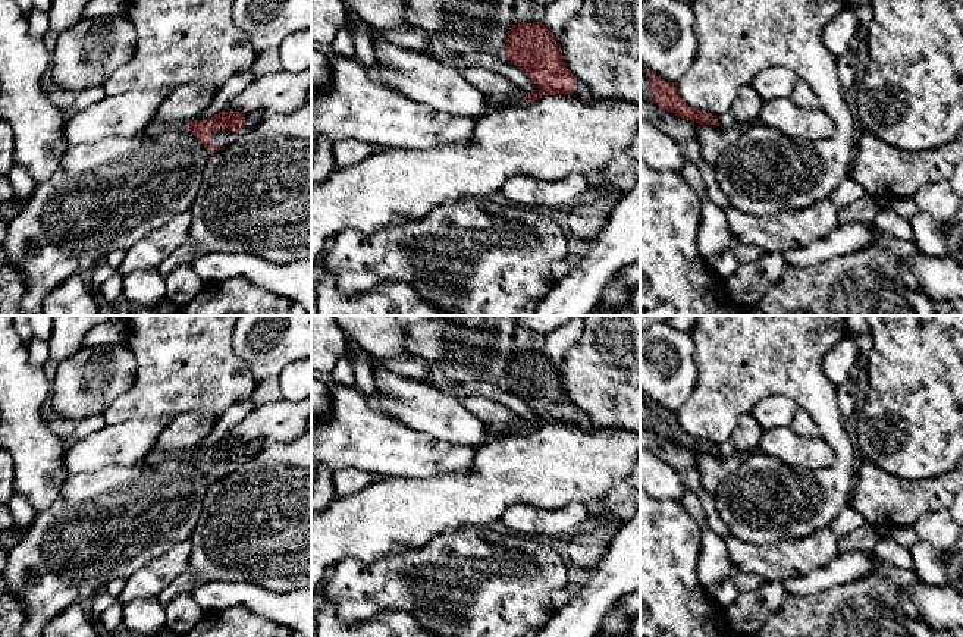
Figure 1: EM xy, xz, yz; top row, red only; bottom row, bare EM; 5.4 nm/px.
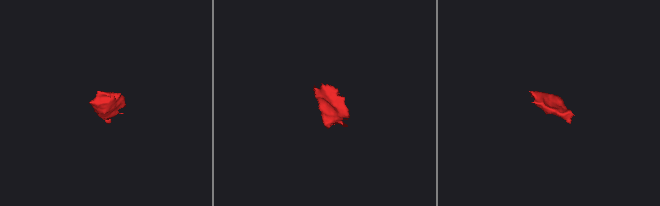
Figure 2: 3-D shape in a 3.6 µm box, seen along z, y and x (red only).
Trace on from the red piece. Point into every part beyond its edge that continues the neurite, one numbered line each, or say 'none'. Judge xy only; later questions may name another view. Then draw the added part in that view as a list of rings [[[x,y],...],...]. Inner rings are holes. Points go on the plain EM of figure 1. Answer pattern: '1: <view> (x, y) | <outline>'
1: xy (222, 467) | [[[261,439],[245,442],[244,449],[245,449],[247,455],[242,459],[228,459],[228,458],[216,459],[210,465],[210,471],[217,474],[217,476],[228,476],[230,471],[238,468],[239,464],[255,456],[261,451],[263,443],[264,443],[264,440],[261,440]]]

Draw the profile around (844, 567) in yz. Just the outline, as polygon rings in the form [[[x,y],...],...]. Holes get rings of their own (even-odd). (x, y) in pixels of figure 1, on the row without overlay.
[[[838,550],[826,565],[807,575],[784,581],[784,590],[796,596],[810,596],[875,574],[876,561],[872,552]]]

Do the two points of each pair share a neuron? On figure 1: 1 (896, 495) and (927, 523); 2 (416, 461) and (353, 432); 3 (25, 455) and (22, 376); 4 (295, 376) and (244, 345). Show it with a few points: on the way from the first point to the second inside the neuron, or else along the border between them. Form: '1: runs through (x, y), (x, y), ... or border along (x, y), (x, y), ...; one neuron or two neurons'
1: border along (947, 508), (924, 512), (912, 524); two neurons
2: runs through (400, 451), (369, 441); one neuron
3: runs through (25, 436), (22, 432), (22, 395); one neuron
4: border along (295, 360), (278, 376); two neurons

